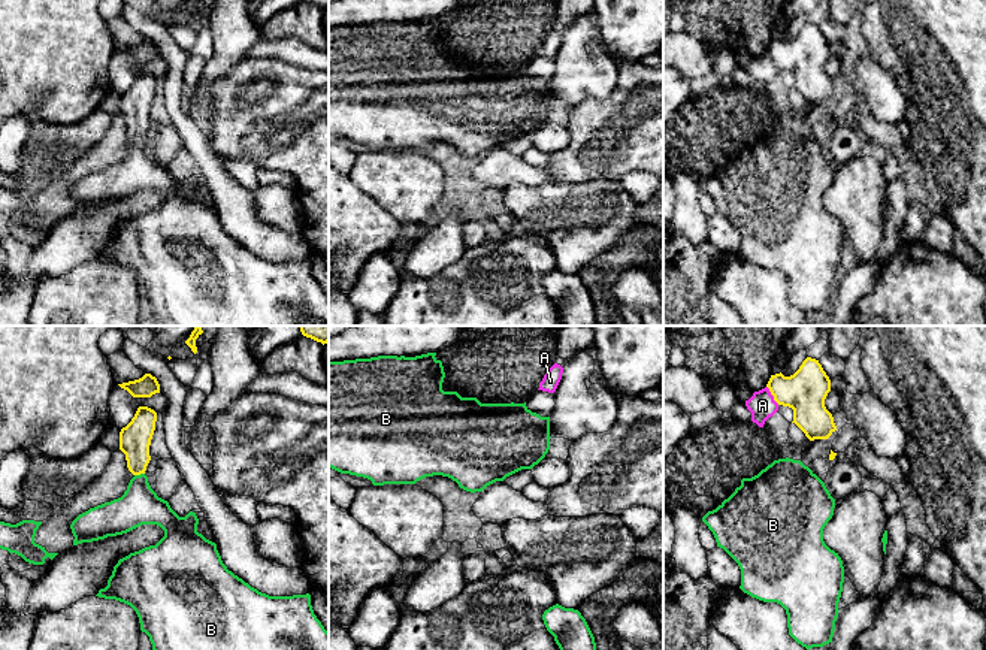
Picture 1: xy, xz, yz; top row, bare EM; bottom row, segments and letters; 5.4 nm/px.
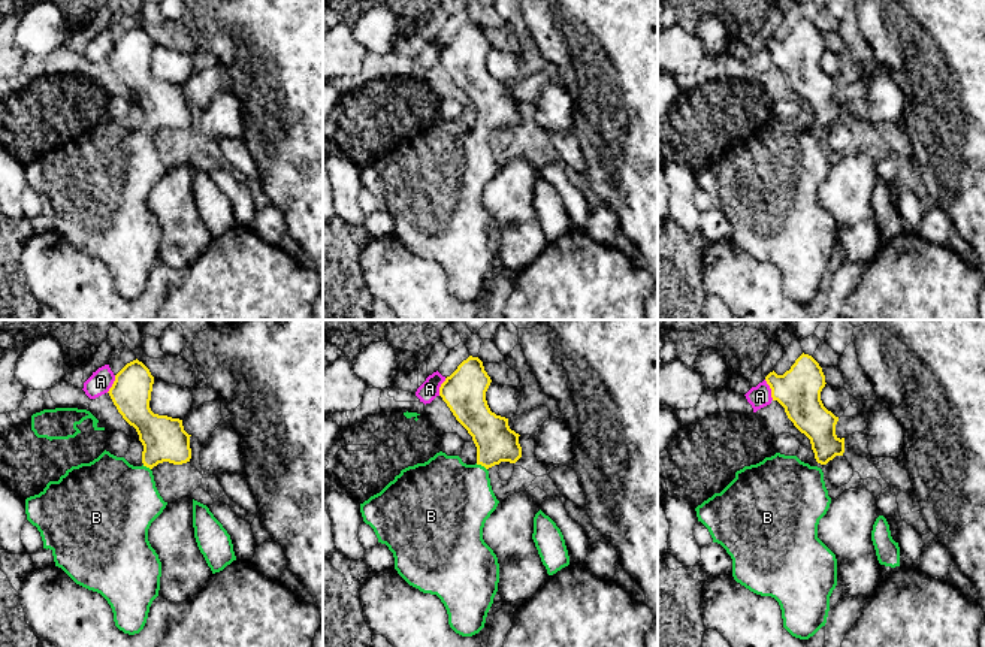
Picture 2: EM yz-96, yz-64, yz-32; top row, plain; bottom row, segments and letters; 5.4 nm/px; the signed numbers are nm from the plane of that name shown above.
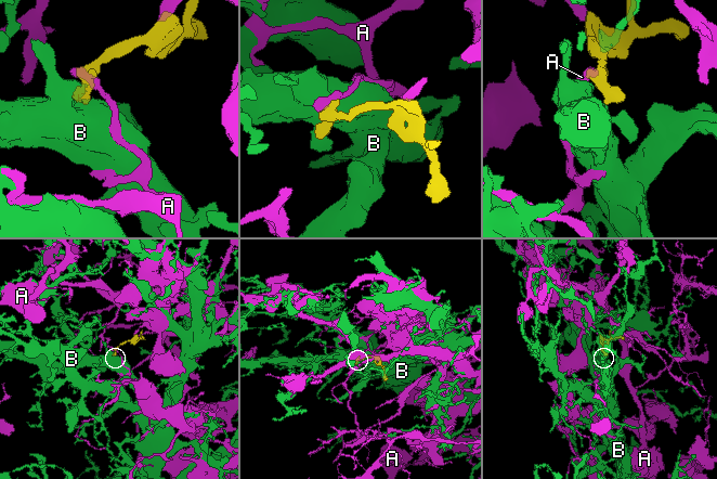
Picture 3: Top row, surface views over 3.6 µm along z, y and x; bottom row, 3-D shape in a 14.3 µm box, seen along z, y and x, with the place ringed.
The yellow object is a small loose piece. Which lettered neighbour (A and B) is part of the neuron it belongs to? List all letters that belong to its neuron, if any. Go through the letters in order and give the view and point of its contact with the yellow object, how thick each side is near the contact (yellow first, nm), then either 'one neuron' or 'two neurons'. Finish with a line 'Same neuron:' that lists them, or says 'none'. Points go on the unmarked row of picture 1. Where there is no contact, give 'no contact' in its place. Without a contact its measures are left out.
A: meets yellow in yz at (771, 59); 220 nm thick on the yellow side, 140 nm on the other; two neurons
B: meets yellow in xy at (139, 139); 170 nm thick on the yellow side, 220 nm on the other; one neuron
Same neuron: B

